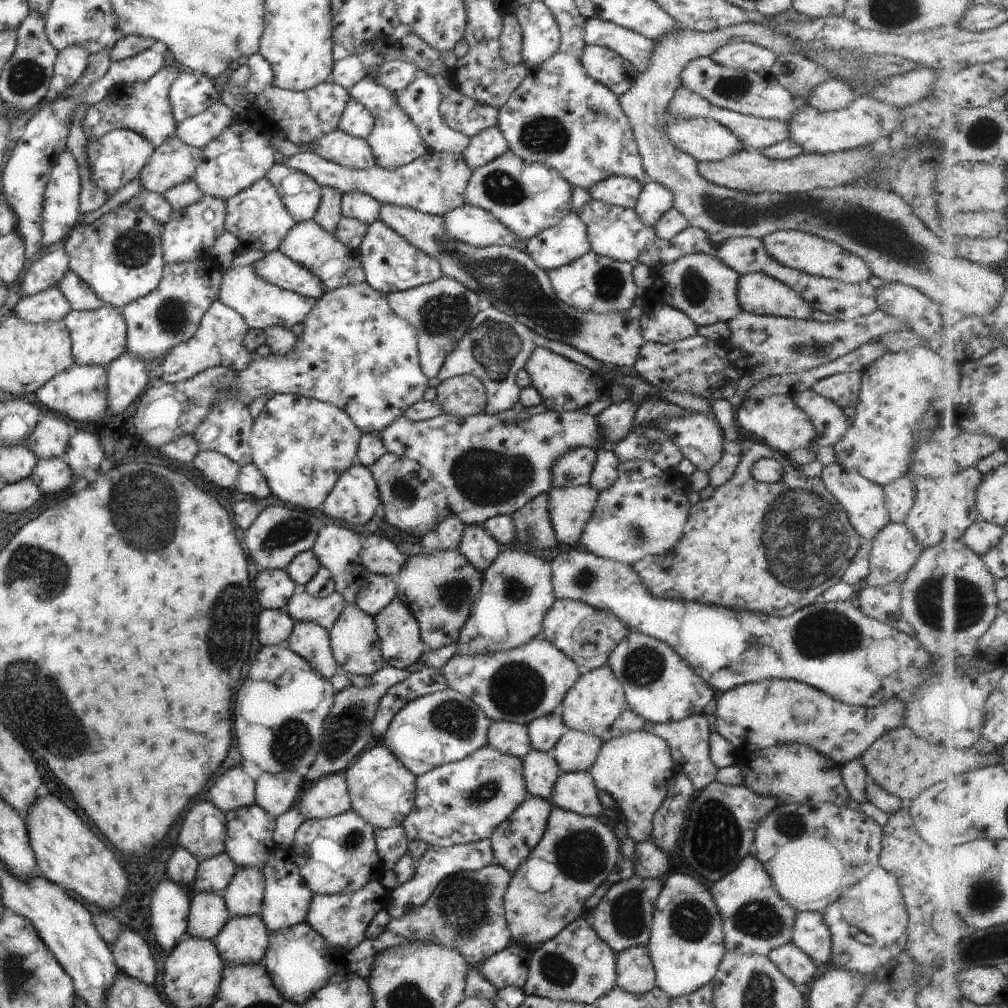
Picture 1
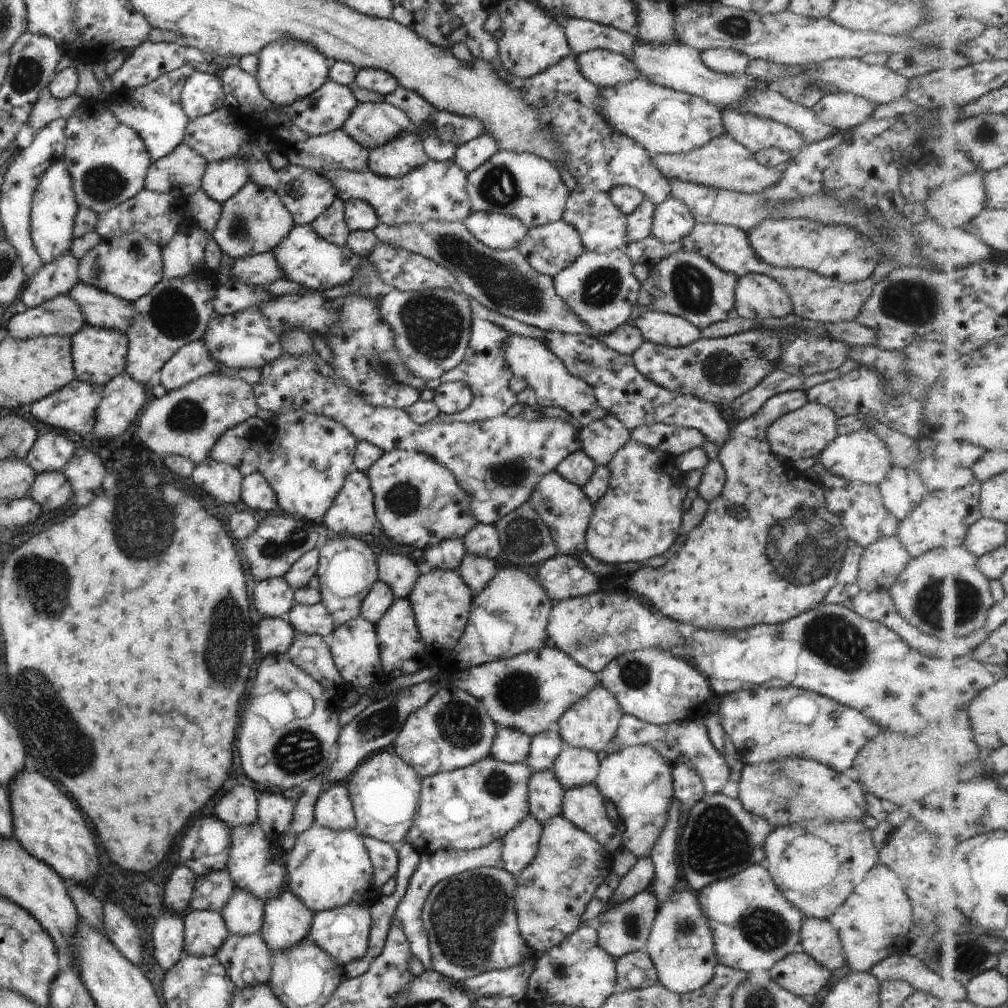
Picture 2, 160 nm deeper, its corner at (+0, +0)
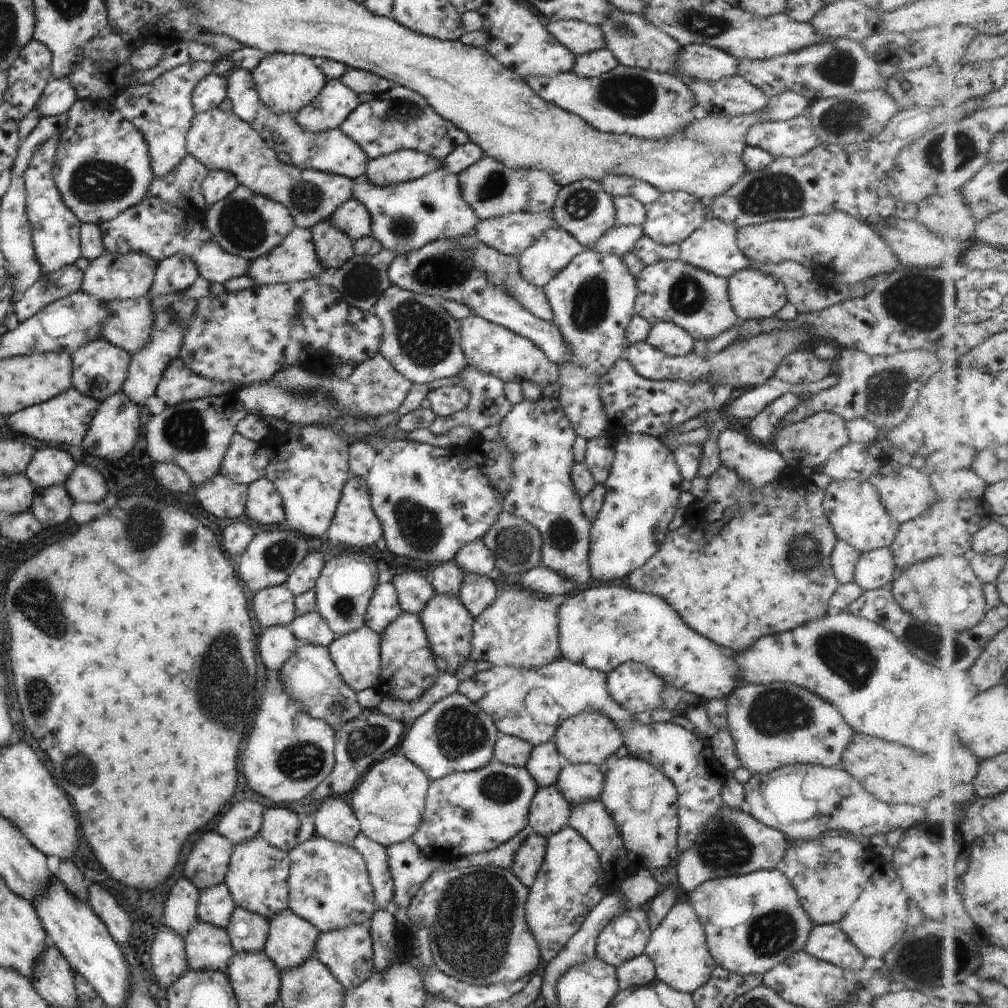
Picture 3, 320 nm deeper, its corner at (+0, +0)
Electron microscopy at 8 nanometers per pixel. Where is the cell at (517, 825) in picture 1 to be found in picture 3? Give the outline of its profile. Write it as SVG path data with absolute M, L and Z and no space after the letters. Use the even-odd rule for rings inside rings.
M531 832L523 838L521 846L513 854L513 860L511 860L508 870L526 888L529 888L537 868L541 866L544 851L545 837Z

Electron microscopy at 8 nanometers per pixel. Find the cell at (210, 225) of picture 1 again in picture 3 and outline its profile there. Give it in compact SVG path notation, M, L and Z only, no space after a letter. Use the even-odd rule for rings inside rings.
M185 254L167 256L158 263L147 299L171 292L184 292L198 276L191 256L185 256Z

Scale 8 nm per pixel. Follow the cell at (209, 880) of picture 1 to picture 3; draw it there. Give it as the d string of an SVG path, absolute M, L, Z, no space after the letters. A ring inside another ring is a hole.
M225 884L209 886L198 892L196 914L201 922L207 922L225 929L229 916L235 908L235 904L229 895Z

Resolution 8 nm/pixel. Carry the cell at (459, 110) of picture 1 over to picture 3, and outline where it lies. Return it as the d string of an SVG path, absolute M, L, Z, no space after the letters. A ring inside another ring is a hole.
M377 98L358 106L343 120L338 130L357 144L368 160L405 148L443 159L456 147L469 142L465 132L438 116L428 105L417 109L401 101L379 101Z

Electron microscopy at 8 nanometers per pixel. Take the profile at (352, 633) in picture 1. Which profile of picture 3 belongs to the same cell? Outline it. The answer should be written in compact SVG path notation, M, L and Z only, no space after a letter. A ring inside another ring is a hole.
M362 625L353 632L335 637L327 647L327 653L341 681L354 693L364 688L376 689L379 679L379 635Z

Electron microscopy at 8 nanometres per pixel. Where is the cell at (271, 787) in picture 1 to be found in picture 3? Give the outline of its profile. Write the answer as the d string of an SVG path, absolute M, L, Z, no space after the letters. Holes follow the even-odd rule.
M264 804L259 837L280 852L287 853L297 843L300 822L285 805Z

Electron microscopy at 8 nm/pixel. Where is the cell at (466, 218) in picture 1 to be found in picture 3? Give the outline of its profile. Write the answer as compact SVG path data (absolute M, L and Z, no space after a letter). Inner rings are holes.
M550 212L514 213L496 218L478 219L473 230L478 242L504 256L518 258L553 224L554 219Z

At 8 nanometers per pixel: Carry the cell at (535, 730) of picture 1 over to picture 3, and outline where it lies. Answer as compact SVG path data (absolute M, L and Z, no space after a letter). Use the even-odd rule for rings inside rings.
M546 741L533 746L525 763L525 770L535 782L536 788L555 786L557 772L567 764L565 758L557 752L555 746Z

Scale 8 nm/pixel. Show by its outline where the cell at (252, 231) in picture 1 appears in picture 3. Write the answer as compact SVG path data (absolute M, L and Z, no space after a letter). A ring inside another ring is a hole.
M240 185L228 196L209 206L203 222L211 239L223 252L247 261L270 252L294 228L289 212L279 202L253 194L249 188Z

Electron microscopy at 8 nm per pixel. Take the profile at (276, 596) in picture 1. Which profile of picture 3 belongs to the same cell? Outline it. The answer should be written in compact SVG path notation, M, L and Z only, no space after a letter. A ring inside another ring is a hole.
M283 583L255 592L251 600L255 620L263 628L289 624L295 615L293 598Z

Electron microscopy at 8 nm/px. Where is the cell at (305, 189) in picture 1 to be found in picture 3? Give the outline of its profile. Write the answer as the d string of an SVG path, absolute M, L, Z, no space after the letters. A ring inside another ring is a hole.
M219 108L194 114L185 136L185 150L207 171L229 172L238 185L249 188L253 194L279 202L289 212L296 228L313 227L351 199L351 179L282 164L276 159L277 155L261 143L259 134L247 122Z

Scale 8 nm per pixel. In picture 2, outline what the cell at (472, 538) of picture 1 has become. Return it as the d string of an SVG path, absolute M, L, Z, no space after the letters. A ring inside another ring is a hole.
M466 553L456 568L463 584L469 589L473 598L491 579L499 565L485 557Z

